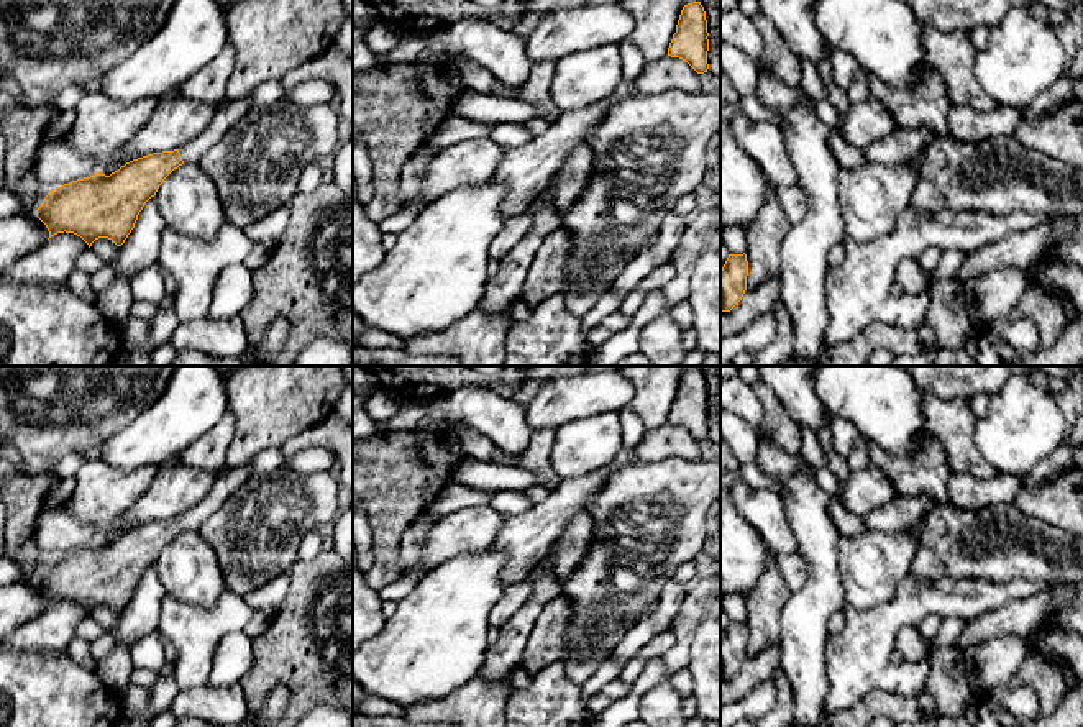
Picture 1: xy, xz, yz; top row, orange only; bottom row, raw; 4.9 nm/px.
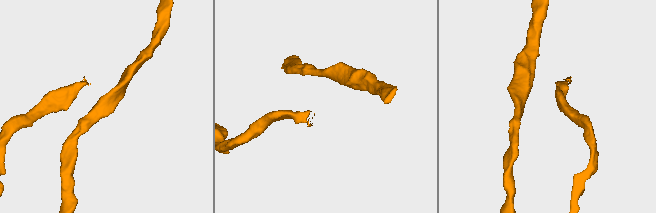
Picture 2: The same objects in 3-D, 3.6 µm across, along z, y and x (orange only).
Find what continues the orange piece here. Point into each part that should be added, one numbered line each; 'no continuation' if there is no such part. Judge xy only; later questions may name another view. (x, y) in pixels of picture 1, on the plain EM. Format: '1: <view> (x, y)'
1: xy (228, 480)

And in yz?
no continuation

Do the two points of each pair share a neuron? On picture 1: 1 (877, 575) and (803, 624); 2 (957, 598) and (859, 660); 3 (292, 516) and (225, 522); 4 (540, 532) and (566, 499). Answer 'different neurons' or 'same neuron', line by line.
1: different neurons
2: same neuron
3: same neuron
4: same neuron

